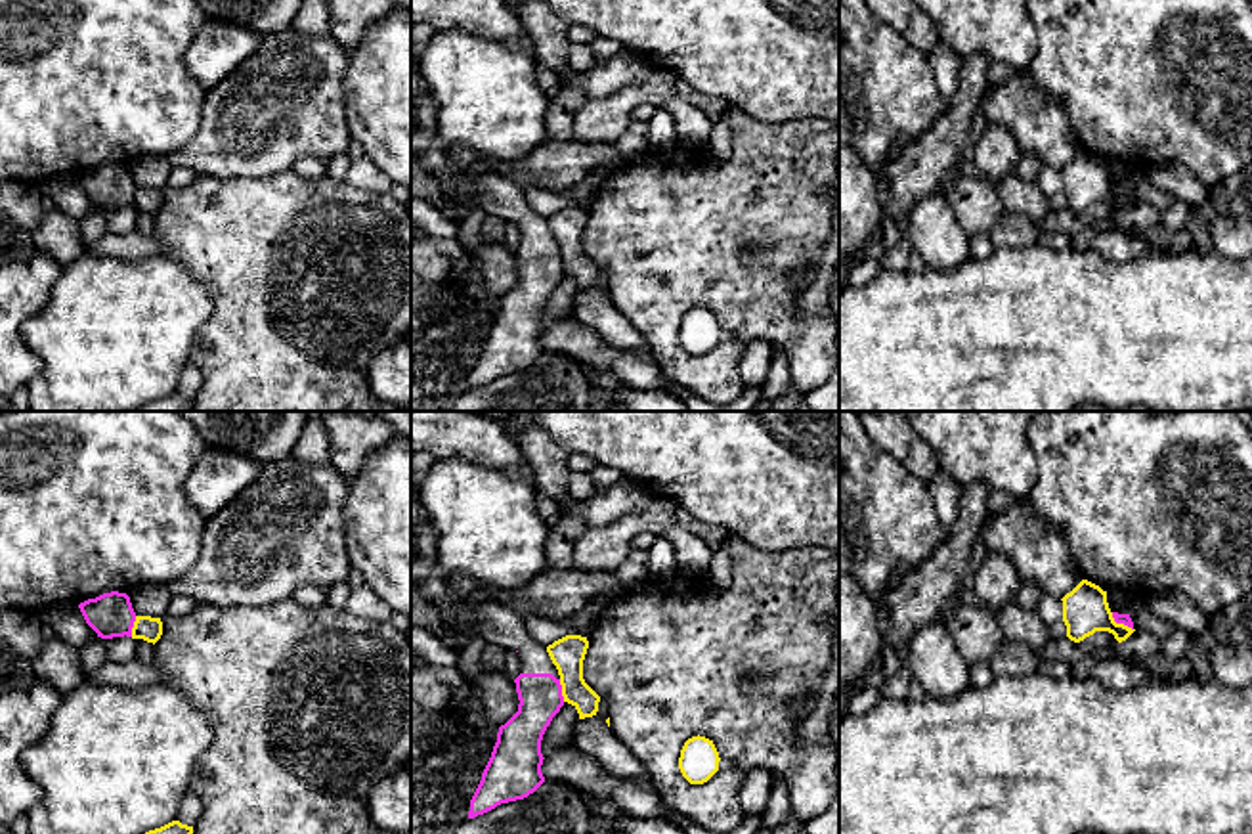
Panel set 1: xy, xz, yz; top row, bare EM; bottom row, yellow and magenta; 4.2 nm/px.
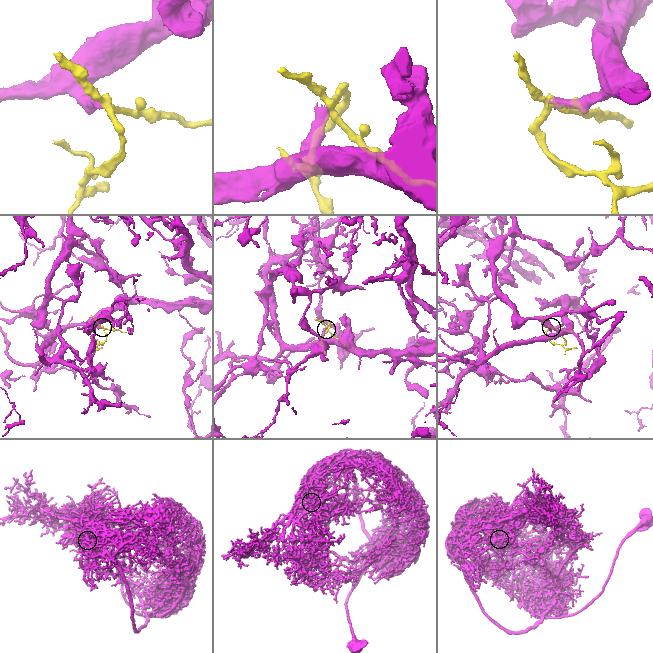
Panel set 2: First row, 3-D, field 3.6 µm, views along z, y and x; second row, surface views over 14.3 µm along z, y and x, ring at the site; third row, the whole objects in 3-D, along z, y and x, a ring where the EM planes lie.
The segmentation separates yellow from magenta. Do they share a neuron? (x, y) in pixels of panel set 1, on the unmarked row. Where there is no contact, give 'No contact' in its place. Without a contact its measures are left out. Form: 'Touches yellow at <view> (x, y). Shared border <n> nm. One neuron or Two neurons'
Touches yellow at xz (562, 263). Shared border 100 nm. Two neurons

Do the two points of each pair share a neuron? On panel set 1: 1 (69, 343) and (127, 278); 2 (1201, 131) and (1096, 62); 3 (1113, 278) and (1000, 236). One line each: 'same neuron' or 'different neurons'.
1: same neuron
2: same neuron
3: different neurons

